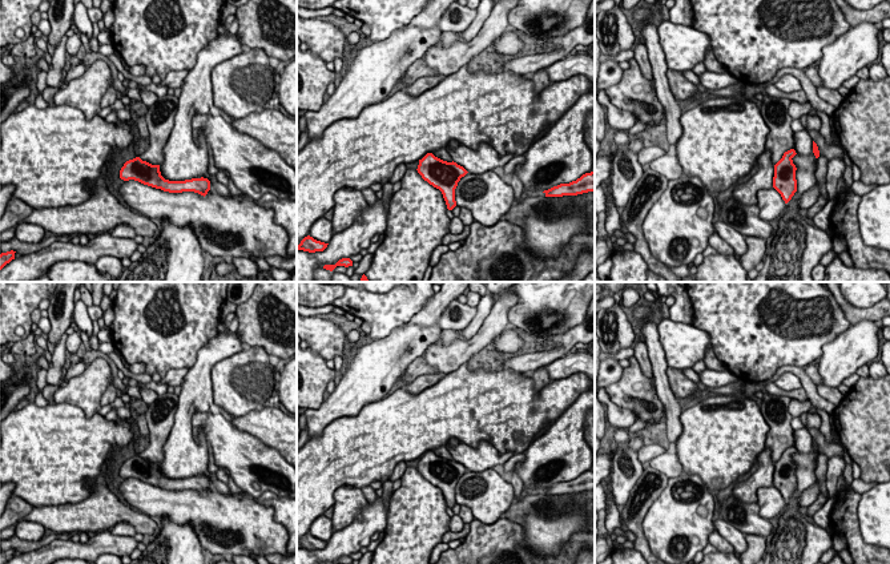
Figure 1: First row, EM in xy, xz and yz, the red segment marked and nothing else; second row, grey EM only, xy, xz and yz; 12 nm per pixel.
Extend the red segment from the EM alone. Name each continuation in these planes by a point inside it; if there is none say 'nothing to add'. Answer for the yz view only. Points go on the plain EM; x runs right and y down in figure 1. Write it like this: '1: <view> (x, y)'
nothing to add

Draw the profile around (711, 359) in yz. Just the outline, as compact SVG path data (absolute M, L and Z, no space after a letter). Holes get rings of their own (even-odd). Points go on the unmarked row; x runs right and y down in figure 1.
M713 349L706 350L704 362L708 370L714 370L714 371L726 371L728 370L726 366L721 360L717 359Z

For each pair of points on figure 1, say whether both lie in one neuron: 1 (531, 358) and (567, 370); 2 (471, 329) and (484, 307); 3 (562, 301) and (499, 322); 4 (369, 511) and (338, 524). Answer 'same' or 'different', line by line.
1: different
2: same
3: different
4: different

